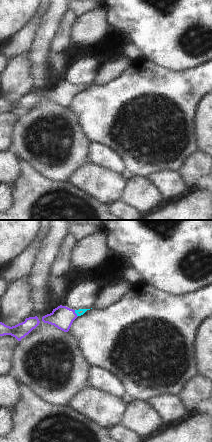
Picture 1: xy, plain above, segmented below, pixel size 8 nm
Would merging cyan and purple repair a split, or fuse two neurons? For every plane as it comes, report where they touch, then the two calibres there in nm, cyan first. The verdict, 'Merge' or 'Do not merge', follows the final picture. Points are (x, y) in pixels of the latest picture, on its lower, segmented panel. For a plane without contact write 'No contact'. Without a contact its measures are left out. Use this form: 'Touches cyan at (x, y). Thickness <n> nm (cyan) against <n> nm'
Touches cyan at (75, 312). Thickness 50 nm (cyan) against 190 nm

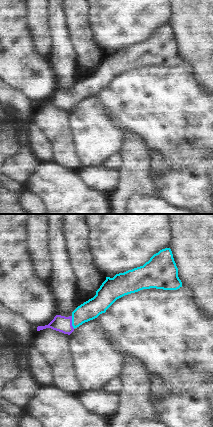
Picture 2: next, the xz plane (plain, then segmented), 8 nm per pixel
Touches cyan at (72, 322). Thickness 160 nm (cyan) against 130 nm

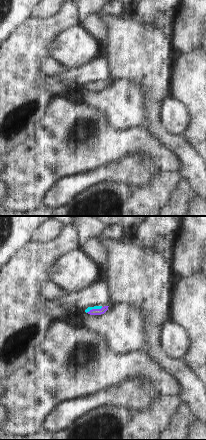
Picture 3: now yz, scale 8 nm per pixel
Touches cyan at (94, 308). Thickness 40 nm (cyan) against 50 nm

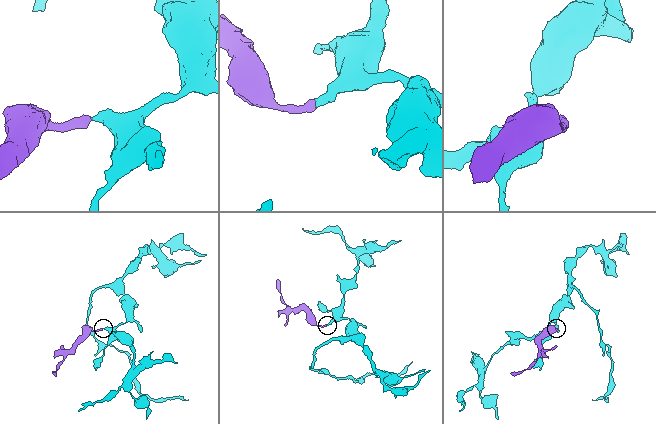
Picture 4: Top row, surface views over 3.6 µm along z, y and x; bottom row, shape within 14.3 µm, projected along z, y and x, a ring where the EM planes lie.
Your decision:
Merge

